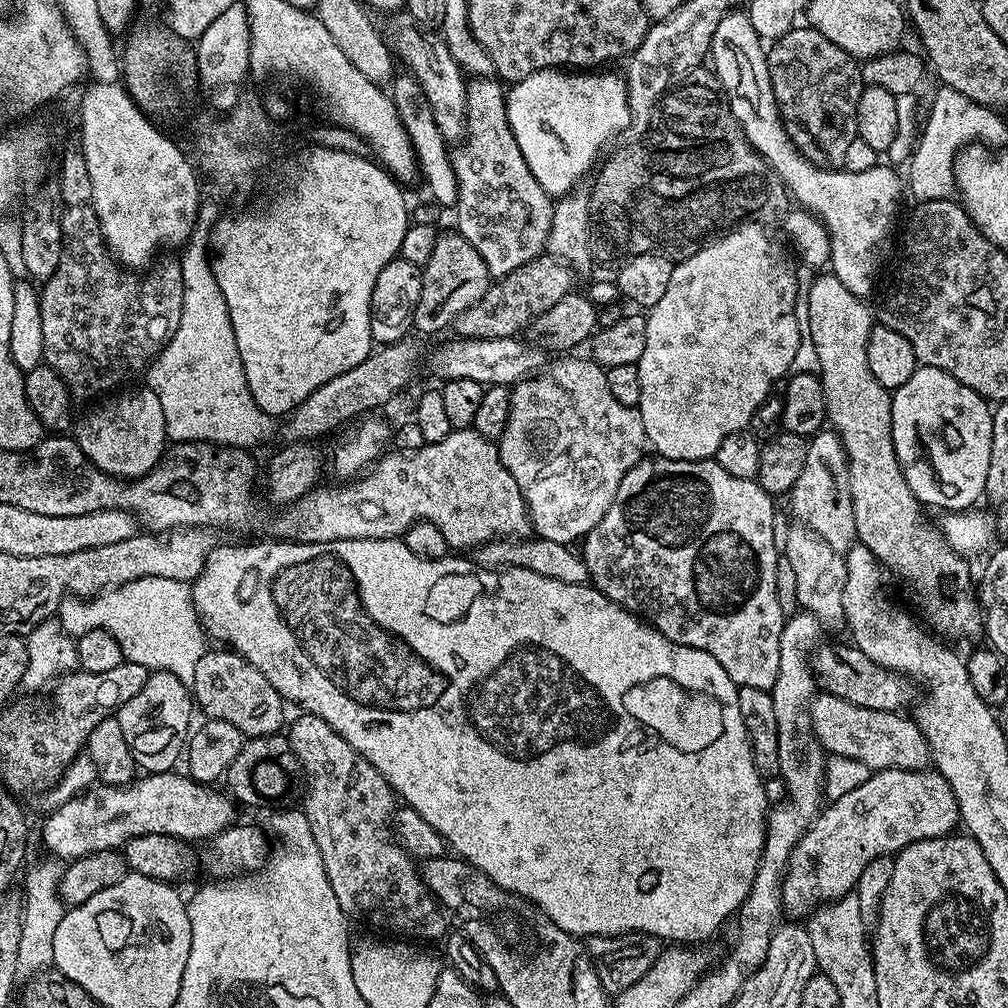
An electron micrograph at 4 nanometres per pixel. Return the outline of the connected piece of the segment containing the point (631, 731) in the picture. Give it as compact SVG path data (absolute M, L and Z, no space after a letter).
M280 538L277 544L224 544L213 548L207 564L191 581L192 604L196 607L196 613L200 616L200 622L209 637L221 640L221 645L227 646L231 651L239 652L246 657L252 665L278 690L289 705L297 704L297 709L312 712L326 726L330 726L378 774L382 774L384 781L392 788L397 797L407 807L413 808L434 828L438 834L442 834L445 845L459 859L473 864L482 874L486 874L502 890L518 894L529 902L543 910L551 920L562 930L566 930L571 936L587 938L589 936L624 936L627 932L645 932L651 936L659 936L664 942L679 942L684 946L692 946L695 940L708 940L724 924L724 919L735 917L740 911L746 894L750 894L750 886L754 886L756 871L762 858L764 849L764 835L768 825L770 801L764 789L765 777L754 766L754 758L750 750L750 738L746 730L746 722L742 718L742 710L738 710L738 686L722 670L722 666L715 658L710 658L706 650L691 648L685 644L674 642L666 638L657 628L645 622L641 617L627 612L622 606L618 606L606 594L599 592L591 583L571 584L562 582L558 578L546 578L534 570L525 568L482 568L475 559L467 560L464 554L449 554L441 560L427 560L418 558L410 546L404 544L403 539L383 540L382 538L346 538L345 540L331 540L330 542L310 542L305 544L292 538Z

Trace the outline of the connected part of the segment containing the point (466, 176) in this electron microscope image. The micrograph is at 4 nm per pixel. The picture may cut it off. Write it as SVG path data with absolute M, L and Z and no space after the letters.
M472 78L466 85L464 135L450 152L452 170L458 186L458 198L454 205L454 228L466 238L466 242L470 242L470 246L474 246L474 250L478 250L482 262L486 262L489 277L499 278L526 266L545 251L554 204L544 193L542 186L538 186L538 178L530 174L526 158L522 158L522 150L518 150L518 142L514 142L514 134L510 130L506 114L508 98L505 85L496 78Z

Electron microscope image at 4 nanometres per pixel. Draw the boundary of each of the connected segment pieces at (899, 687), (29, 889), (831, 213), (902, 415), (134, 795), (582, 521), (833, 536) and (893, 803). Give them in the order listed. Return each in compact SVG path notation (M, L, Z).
M836 644L833 648L821 647L815 653L811 666L817 685L823 691L834 694L838 698L846 698L846 702L854 702L854 706L866 706L866 710L882 710L883 712L904 710L908 699L912 696L913 688L908 677L899 676L886 666L878 666L874 658L866 658L862 650L845 644Z
M54 858L47 859L29 872L26 878L26 896L22 898L22 937L18 944L18 966L14 972L15 982L22 988L33 983L34 978L40 977L43 972L53 969L54 935L66 911L58 893L63 863Z
M729 10L718 22L718 28L714 30L710 49L710 68L711 71L716 73L716 83L722 89L728 110L732 113L732 118L736 121L740 131L743 132L745 140L771 166L772 171L776 173L778 179L787 188L789 197L801 209L812 213L817 220L824 224L829 236L831 275L836 276L838 282L842 282L842 286L846 286L846 290L850 290L850 294L868 298L868 295L872 292L872 287L876 284L876 275L879 274L880 267L884 264L884 252L880 247L891 238L892 227L896 224L896 211L900 208L902 180L901 177L900 180L896 177L897 169L887 163L878 162L870 170L846 172L835 168L819 168L800 155L800 151L796 149L792 139L788 137L784 129L784 121L780 118L780 111L770 86L770 70L768 69L766 48L760 36L750 24L747 11Z
M917 367L916 372L892 392L892 437L900 469L904 471L910 490L929 509L962 512L971 509L975 505L972 503L985 495L990 470L992 408L989 401L970 390L970 386L962 386L958 378L937 368Z
M180 770L144 774L123 788L99 787L93 787L73 799L65 799L61 803L64 805L57 812L49 814L48 821L44 824L44 840L48 843L48 848L52 851L49 853L53 857L71 862L86 854L94 854L98 850L110 850L114 846L122 846L130 838L141 836L144 831L166 834L189 842L197 842L196 840L208 842L212 837L236 824L238 820L237 805L223 791L215 792L217 790L215 787L198 784L191 776Z
M568 354L563 358L553 360L556 361L552 364L552 372L541 370L536 375L521 380L511 389L510 418L506 422L506 430L500 436L498 447L506 470L510 470L514 482L518 482L518 490L522 490L522 498L528 507L528 519L535 535L542 540L572 546L575 545L575 540L576 543L583 541L588 532L594 530L594 526L598 526L598 522L602 522L602 514L606 514L606 510L610 510L610 502L614 502L614 494L618 494L618 486L622 486L622 478L626 478L629 470L645 455L646 437L639 407L622 406L622 402L618 402L618 398L614 398L614 394L610 394L610 386L606 382L606 371L595 360L591 358L579 360L576 354Z
M821 430L808 440L806 466L802 466L802 474L792 488L790 499L793 514L804 519L801 520L803 527L822 537L827 544L834 546L834 550L846 554L857 543L848 459L835 432Z
M883 768L880 772L872 772L866 782L862 782L862 786L831 801L794 846L782 882L780 902L783 911L787 915L789 912L792 918L807 918L820 905L849 895L855 889L858 878L862 878L862 870L866 870L874 858L895 854L919 840L933 840L949 835L955 829L952 827L960 823L960 807L954 790L941 772L905 768Z

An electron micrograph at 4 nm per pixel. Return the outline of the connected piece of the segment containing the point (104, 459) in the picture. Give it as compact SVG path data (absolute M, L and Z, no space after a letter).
M147 386L132 387L105 395L99 402L85 407L88 409L81 416L79 413L74 424L76 445L88 461L98 466L98 470L121 478L146 475L164 455L169 439L163 409L154 390Z

